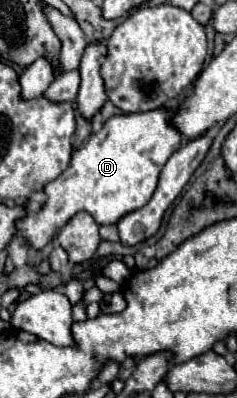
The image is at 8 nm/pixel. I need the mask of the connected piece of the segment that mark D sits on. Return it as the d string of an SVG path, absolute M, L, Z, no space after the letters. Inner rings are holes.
M160 106L156 110L138 112L138 114L120 114L120 116L112 116L110 120L106 120L100 132L92 134L90 140L82 148L72 152L68 170L64 170L64 174L60 174L56 180L52 180L46 186L48 200L46 200L44 208L36 216L26 216L18 222L18 236L24 236L34 248L40 250L80 210L86 210L88 214L92 214L98 224L116 224L124 214L144 206L148 202L148 198L152 198L152 194L158 186L158 178L160 178L160 172L162 172L166 160L182 144L182 134L172 124L176 114L178 114L178 108Z

